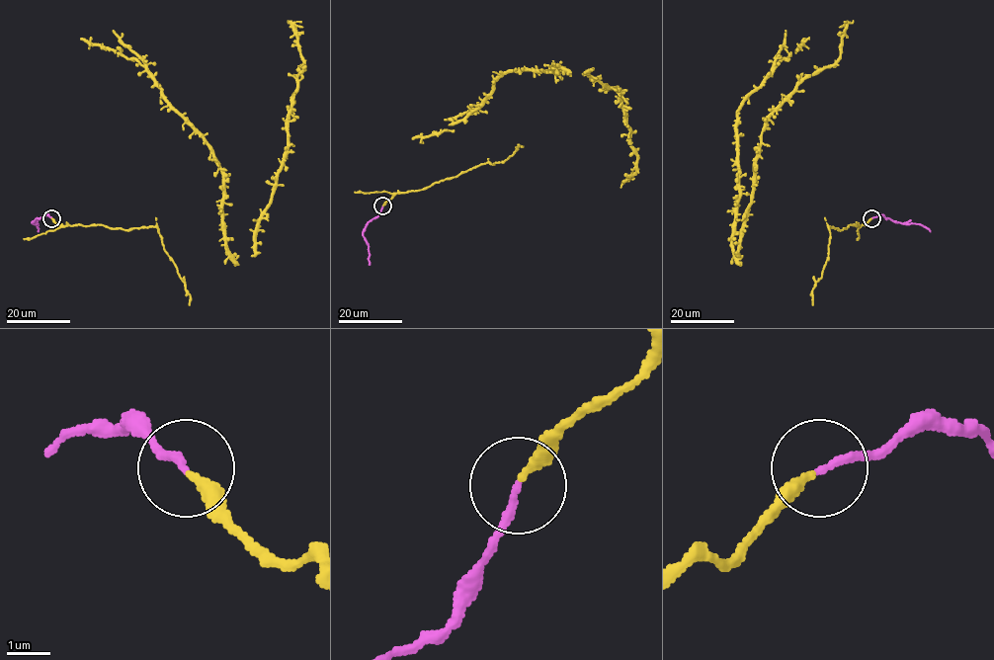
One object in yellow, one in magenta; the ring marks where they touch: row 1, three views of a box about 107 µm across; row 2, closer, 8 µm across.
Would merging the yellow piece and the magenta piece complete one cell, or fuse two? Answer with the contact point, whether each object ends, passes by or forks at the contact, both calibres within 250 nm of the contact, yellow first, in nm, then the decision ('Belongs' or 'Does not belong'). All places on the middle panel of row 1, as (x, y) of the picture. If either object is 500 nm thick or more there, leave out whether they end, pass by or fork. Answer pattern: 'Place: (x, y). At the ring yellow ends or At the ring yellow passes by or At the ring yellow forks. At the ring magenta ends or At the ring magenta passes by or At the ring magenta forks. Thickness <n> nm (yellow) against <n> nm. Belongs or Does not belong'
Place: (382, 206). At the ring yellow ends. At the ring magenta ends. Thickness 260 nm (yellow) against 170 nm. Belongs

